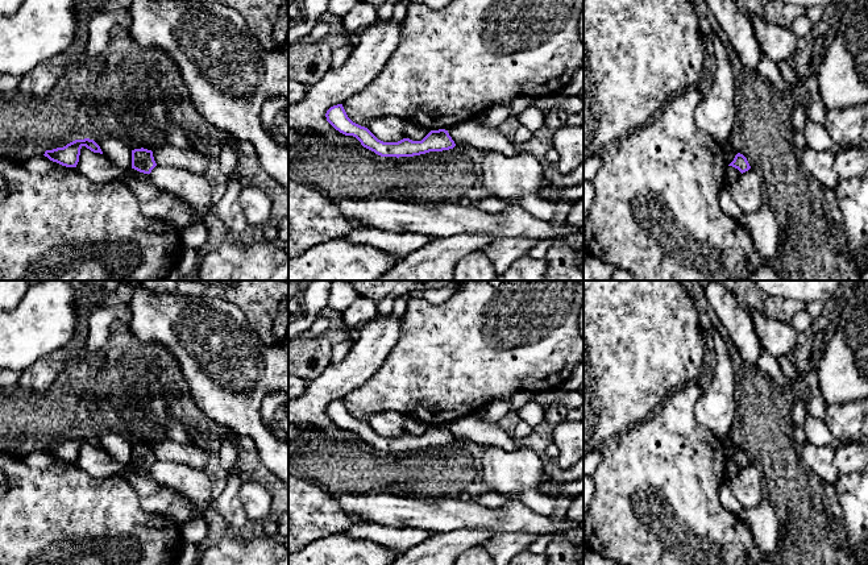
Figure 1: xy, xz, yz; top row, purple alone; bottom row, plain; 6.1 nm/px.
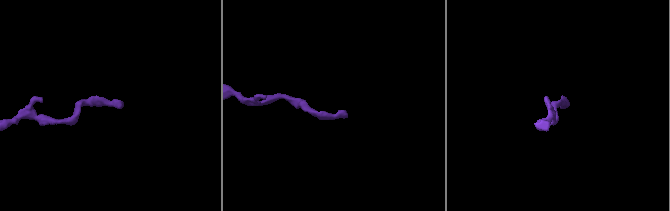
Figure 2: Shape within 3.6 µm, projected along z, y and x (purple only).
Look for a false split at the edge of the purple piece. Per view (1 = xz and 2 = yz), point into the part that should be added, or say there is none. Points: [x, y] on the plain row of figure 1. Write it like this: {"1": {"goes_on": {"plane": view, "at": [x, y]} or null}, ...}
{"1": {"goes_on": null}, "2": {"goes_on": null}}

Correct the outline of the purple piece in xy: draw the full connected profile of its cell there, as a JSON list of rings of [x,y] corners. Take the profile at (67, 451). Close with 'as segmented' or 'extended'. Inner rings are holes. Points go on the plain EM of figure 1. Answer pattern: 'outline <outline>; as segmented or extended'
outline [[[84,433],[84,435],[75,435],[63,443],[46,445],[43,450],[47,452],[50,456],[57,457],[62,461],[76,462],[79,457],[80,444],[83,441],[86,441],[94,448],[103,449],[100,441],[94,435]]]; as segmented

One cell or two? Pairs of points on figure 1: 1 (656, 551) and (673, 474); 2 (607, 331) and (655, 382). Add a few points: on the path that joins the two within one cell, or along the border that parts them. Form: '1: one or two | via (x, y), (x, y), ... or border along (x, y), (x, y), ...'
1: one | via (659, 531), (675, 532), (673, 498)
2: one | via (617, 344), (642, 369)

